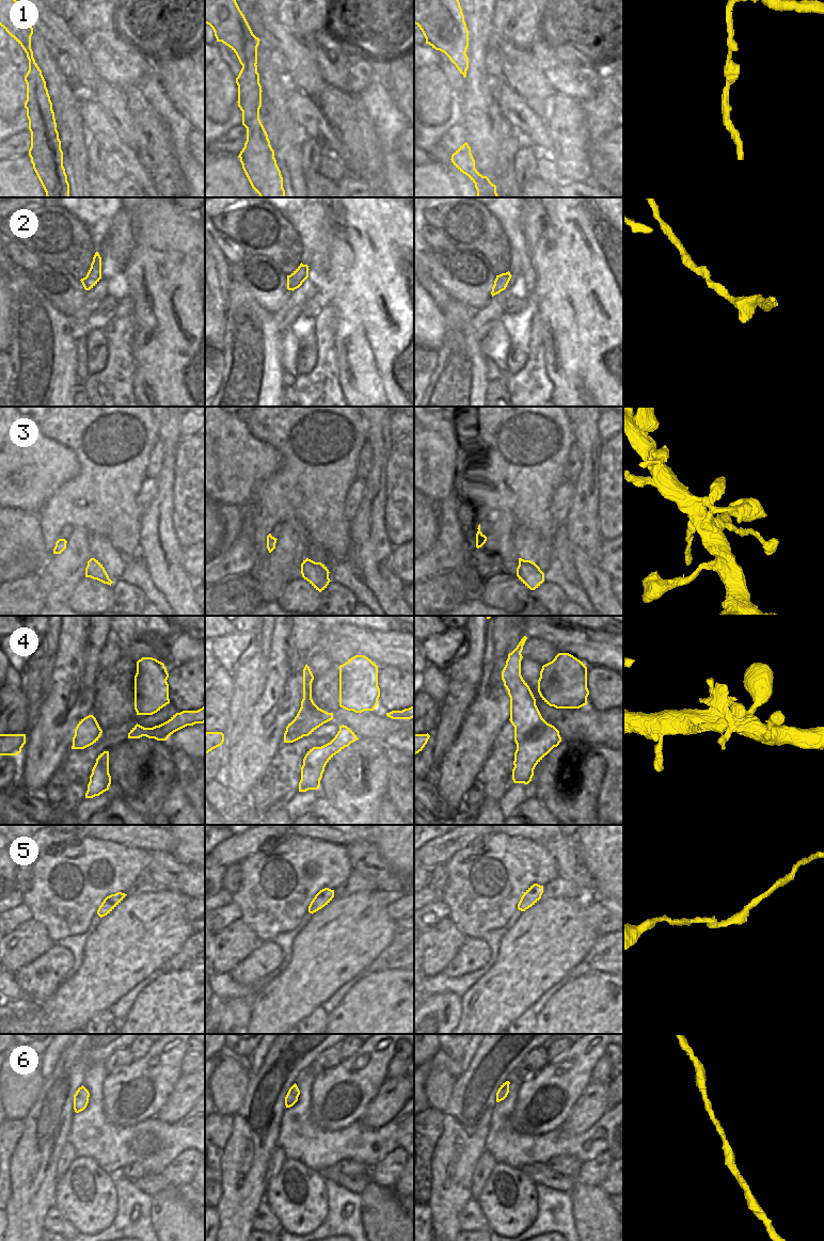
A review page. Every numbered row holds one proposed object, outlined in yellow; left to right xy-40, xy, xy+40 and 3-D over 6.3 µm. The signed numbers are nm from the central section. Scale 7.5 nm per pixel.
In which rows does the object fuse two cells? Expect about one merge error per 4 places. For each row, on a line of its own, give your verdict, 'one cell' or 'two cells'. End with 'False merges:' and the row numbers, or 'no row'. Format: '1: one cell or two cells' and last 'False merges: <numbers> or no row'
1: one cell
2: one cell
3: one cell
4: two cells
5: one cell
6: one cell
False merges: 4

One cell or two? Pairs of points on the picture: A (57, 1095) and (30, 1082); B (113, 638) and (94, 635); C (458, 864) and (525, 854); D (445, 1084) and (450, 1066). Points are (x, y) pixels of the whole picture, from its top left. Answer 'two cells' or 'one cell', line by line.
A: two cells
B: two cells
C: one cell
D: two cells

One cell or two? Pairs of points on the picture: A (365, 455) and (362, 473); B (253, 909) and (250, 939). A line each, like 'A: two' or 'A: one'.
A: one
B: two

